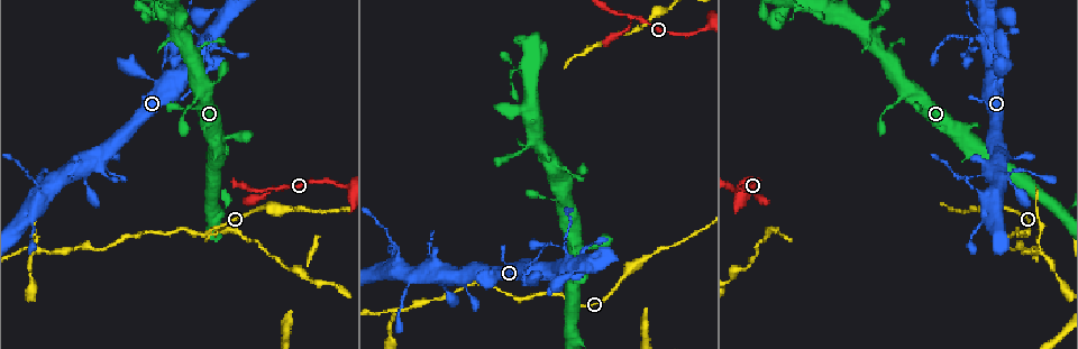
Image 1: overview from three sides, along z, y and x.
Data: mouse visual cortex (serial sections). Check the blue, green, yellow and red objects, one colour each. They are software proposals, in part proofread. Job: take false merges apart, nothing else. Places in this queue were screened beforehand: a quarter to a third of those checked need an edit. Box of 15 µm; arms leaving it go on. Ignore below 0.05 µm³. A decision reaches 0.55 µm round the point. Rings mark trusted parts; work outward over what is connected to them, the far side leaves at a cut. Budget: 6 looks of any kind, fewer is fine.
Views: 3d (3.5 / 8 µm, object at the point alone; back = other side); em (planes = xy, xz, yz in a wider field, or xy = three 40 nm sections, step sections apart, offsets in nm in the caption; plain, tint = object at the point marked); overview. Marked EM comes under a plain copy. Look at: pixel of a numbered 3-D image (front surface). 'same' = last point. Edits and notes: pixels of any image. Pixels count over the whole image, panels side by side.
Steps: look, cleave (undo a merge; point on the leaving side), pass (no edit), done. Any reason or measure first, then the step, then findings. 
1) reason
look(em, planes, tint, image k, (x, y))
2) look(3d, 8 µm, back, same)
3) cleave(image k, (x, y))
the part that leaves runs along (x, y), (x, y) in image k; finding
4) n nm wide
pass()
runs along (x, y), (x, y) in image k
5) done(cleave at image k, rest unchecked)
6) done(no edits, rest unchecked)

two arms in line, one across
look(3d, 3.5 µm, image 1, (270, 188))

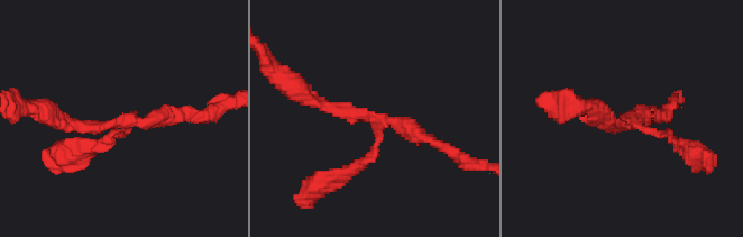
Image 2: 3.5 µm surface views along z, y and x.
3 arms; arms of 150, 150, 150 nm
look(em, xy, step 1, tint, image 2, (382, 118))

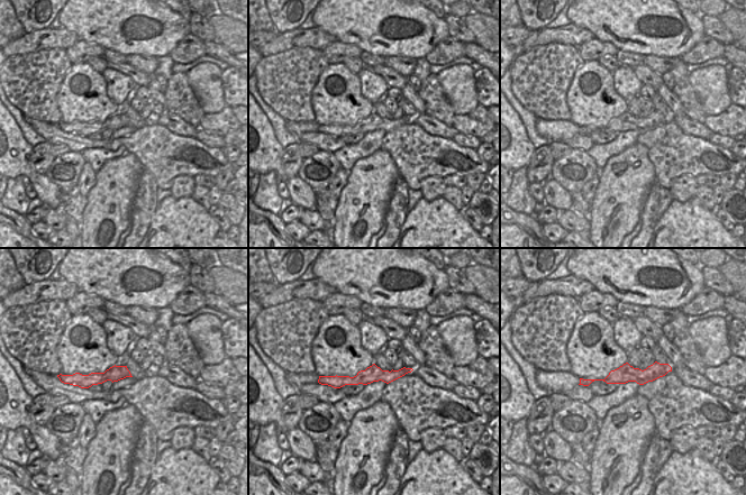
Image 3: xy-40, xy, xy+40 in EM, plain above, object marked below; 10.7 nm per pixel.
pass()
runs along (449, 149), (394, 120), (311, 98) in image 2; all the same cell

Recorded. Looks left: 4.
abrupt turn
look(3d, 3.5 µm, image 1, (165, 62))

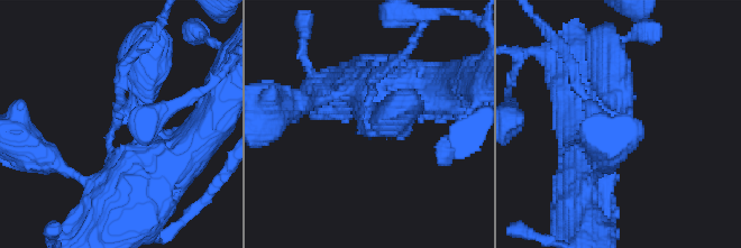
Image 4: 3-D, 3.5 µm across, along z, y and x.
look(em, xy, step 5, tint, image 4, (363, 125))

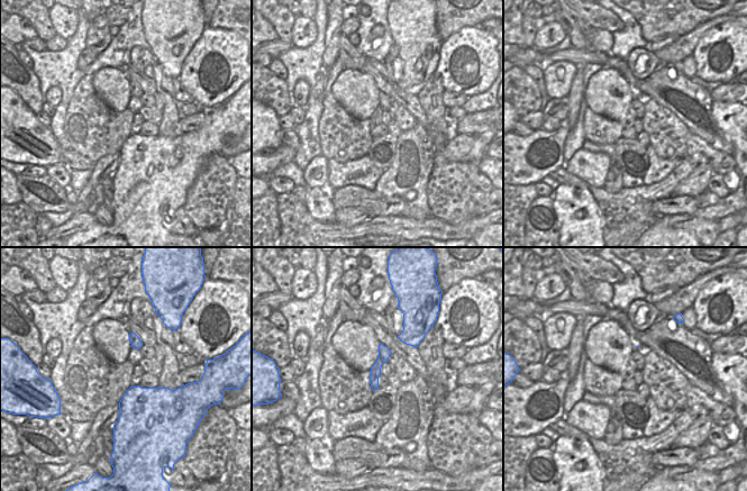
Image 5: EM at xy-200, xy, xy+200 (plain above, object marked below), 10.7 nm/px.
3 arms; arms of 150, 350, 700 nm
cleave(image 4, (122, 82))
the part that leaves runs along (116, 108), (126, 63), (157, 29) in image 4; a second cell is stuck on

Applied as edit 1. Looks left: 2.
done(cleave at image 4, rest unchecked)

